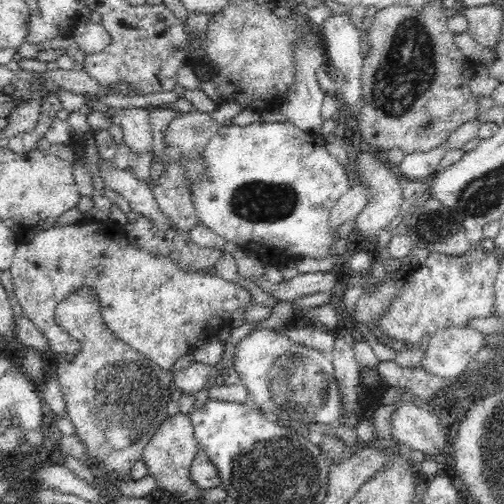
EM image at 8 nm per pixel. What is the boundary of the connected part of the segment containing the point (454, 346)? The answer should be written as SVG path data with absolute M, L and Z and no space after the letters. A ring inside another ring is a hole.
M445 326L433 332L420 369L440 379L456 379L473 362L478 350L487 346L487 336L470 327Z

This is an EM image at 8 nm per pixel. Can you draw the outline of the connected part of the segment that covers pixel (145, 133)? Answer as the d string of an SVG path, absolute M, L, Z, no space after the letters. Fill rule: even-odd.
M144 107L118 109L114 122L124 131L125 144L137 153L152 153L152 131Z

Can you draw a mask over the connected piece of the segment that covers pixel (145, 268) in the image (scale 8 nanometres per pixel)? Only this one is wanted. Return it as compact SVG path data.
M106 222L54 226L36 234L30 242L19 244L10 272L14 294L24 311L23 316L44 332L48 339L48 350L76 355L81 349L80 341L58 326L54 319L55 311L58 304L69 298L70 294L78 292L80 288L92 288L100 302L100 315L104 317L106 326L114 336L150 358L163 370L172 370L176 360L182 354L192 352L198 341L216 338L236 310L246 311L253 306L250 292L234 282L209 275L205 271L186 272L170 258L154 257L134 247L124 236L120 236L120 230L110 230Z

